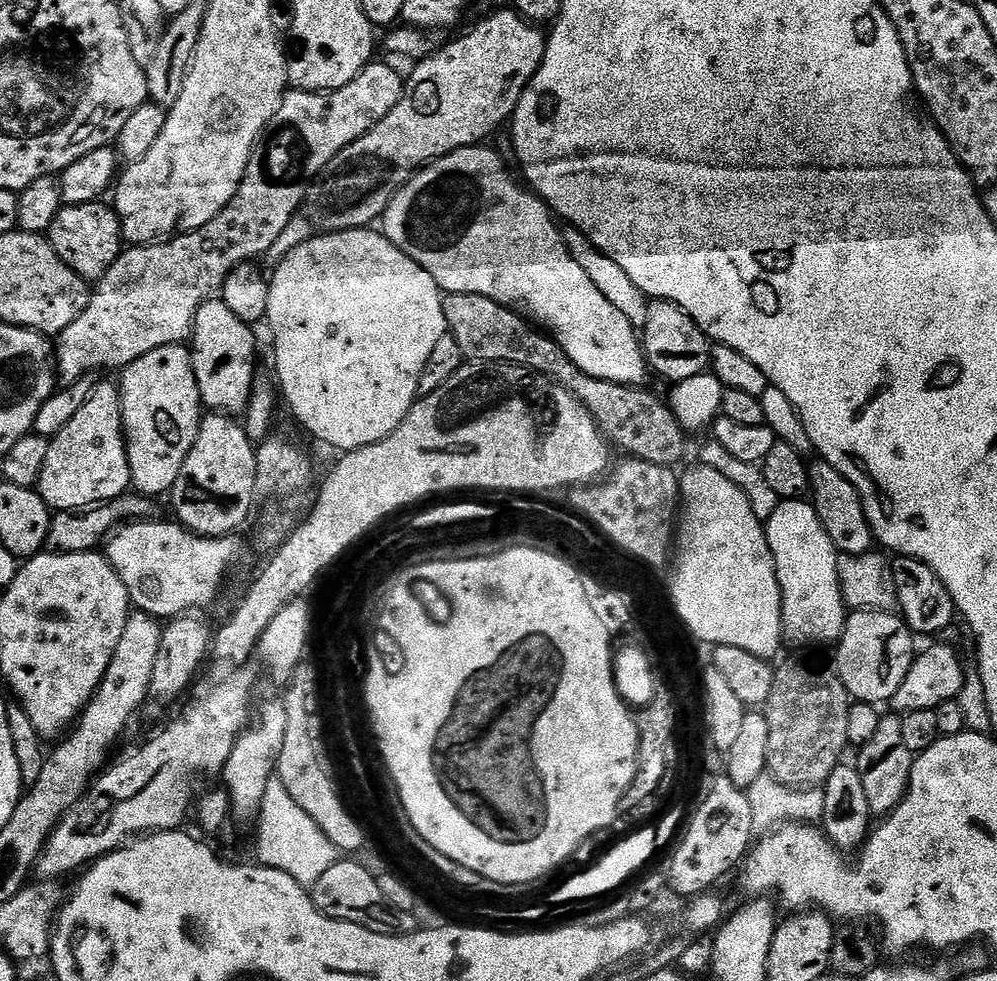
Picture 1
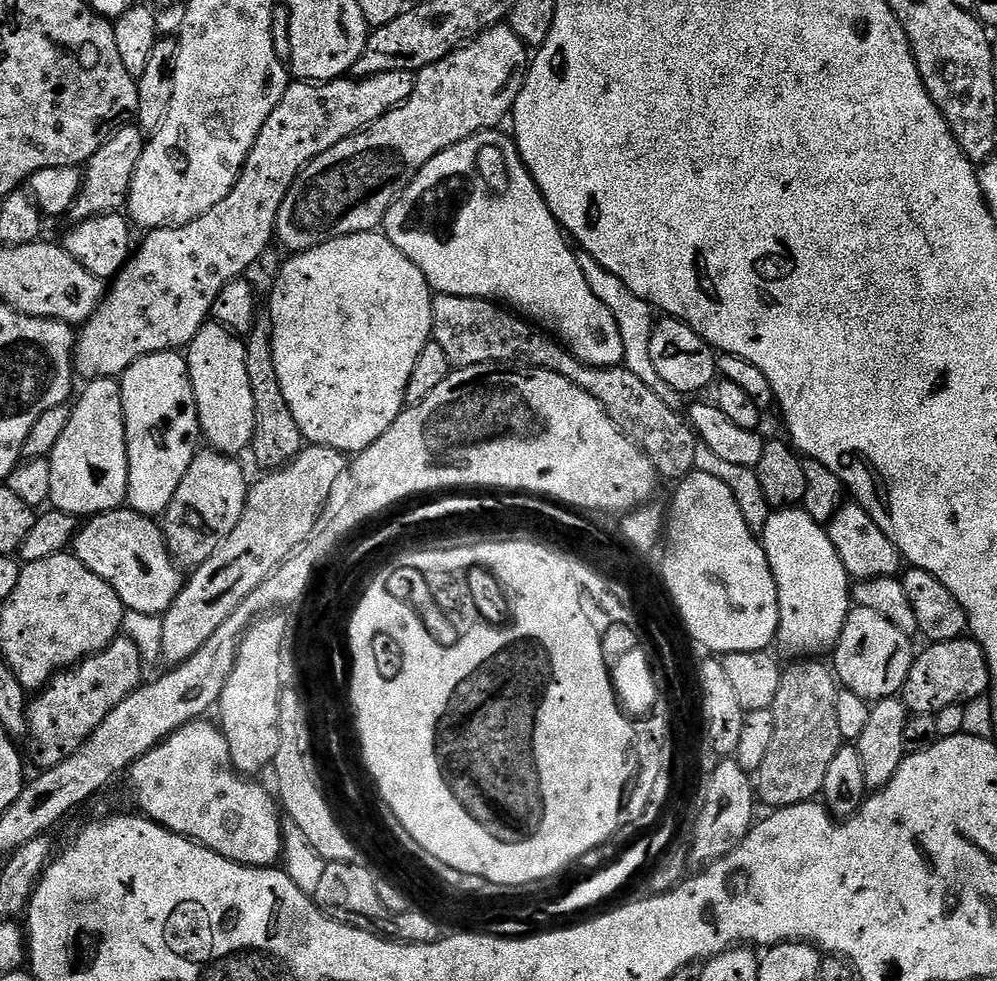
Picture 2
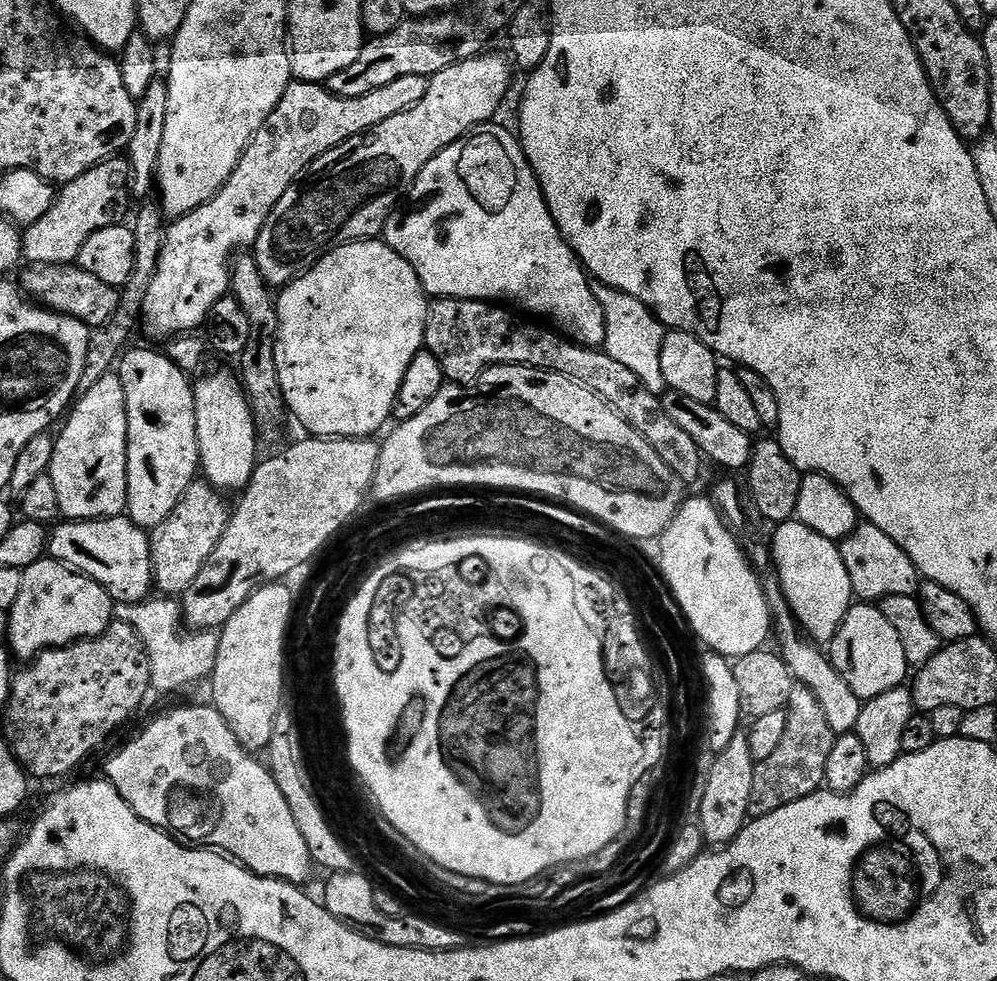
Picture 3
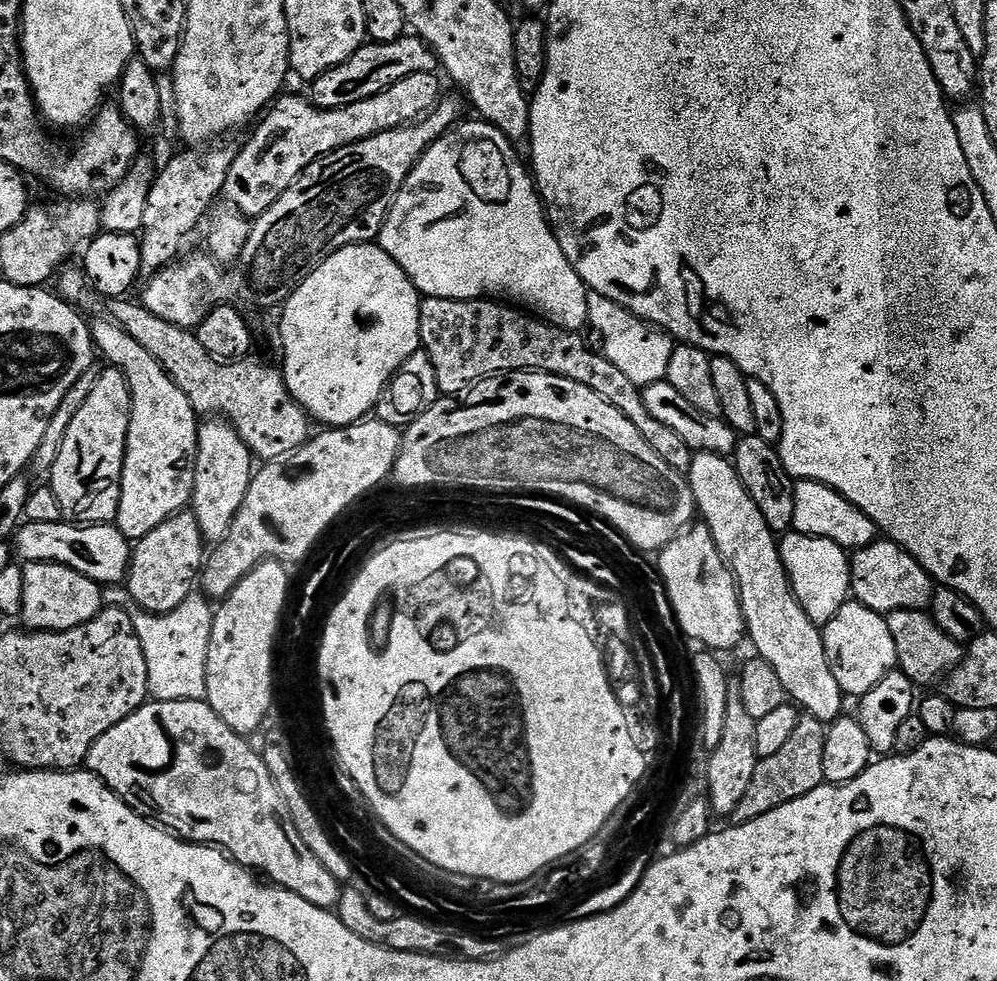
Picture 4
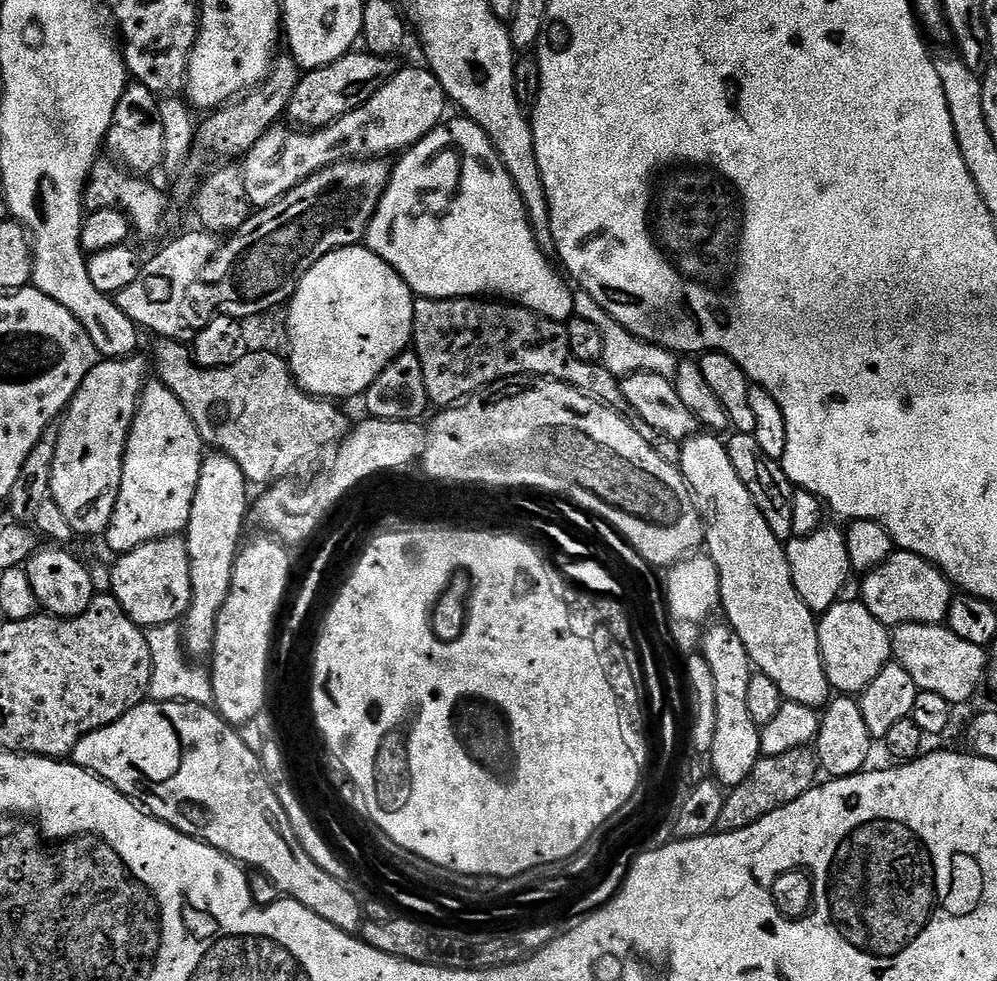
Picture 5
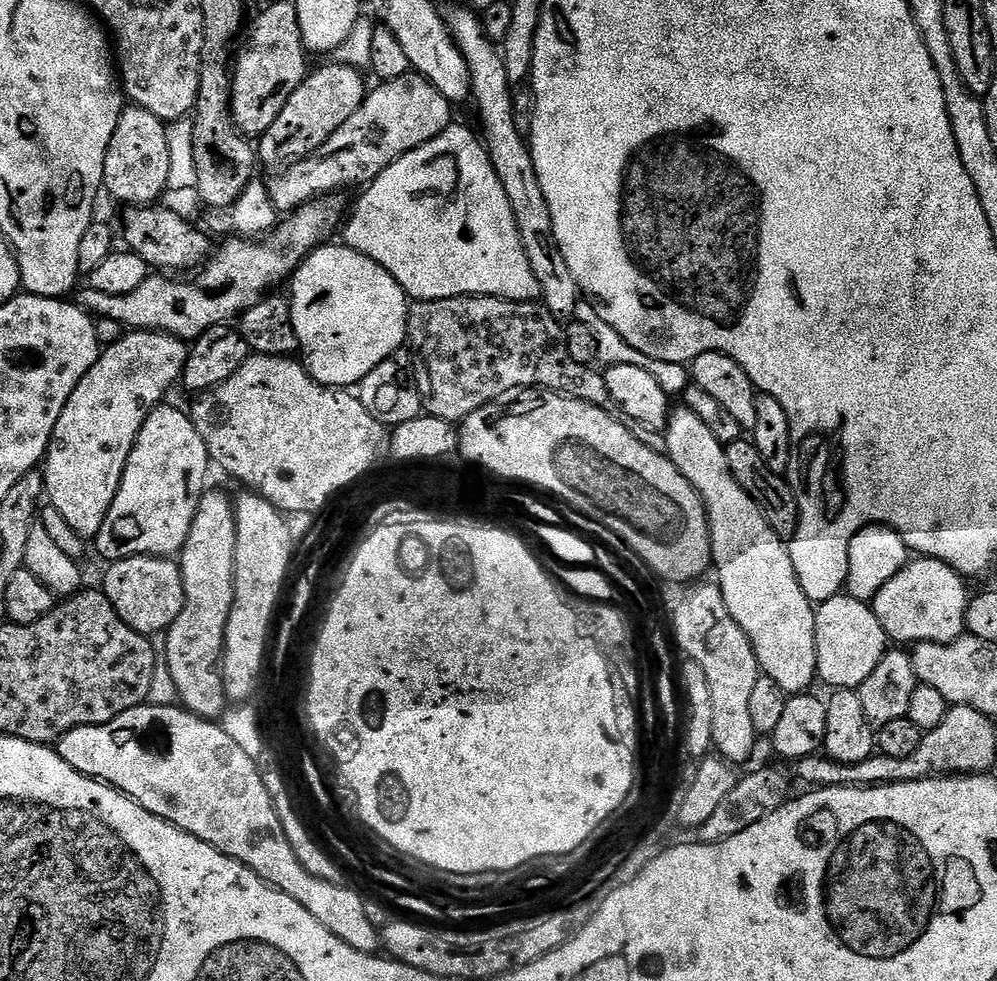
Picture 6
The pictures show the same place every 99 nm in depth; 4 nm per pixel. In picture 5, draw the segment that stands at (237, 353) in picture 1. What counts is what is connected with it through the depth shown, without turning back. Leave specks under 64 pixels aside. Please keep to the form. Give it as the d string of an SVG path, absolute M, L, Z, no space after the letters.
M223 454L205 455L204 465L198 474L198 490L194 494L194 502L190 510L190 522L186 529L188 553L190 554L190 582L192 583L192 601L182 621L183 644L189 657L211 657L212 643L216 633L218 614L226 602L232 589L232 571L236 565L236 558L240 554L244 536L244 520L250 516L250 485L242 474L238 462Z

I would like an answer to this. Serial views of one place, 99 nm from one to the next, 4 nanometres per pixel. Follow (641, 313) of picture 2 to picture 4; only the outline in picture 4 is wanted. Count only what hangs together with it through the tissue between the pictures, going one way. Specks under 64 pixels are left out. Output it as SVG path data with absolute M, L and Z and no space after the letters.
M593 291L588 294L588 322L591 331L600 335L599 347L604 356L614 362L614 366L618 366L618 370L622 370L630 382L642 390L651 384L667 381L670 354L674 347L674 341L667 332L661 332L659 327L638 318L618 302L610 302L610 298L602 298L602 294Z

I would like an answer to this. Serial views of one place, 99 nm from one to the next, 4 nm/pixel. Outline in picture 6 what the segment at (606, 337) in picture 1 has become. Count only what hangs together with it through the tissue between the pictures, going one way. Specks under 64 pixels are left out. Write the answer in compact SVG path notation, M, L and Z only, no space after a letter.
M454 122L446 130L442 130L442 134L438 134L438 138L418 146L418 150L410 150L410 154L398 158L398 162L386 166L386 170L382 170L382 174L378 174L378 178L371 181L361 191L365 192L361 194L360 201L353 208L351 205L350 215L342 228L343 243L349 248L366 254L374 262L378 262L378 266L385 268L396 279L398 286L402 286L404 293L416 302L441 300L455 296L497 296L503 300L513 300L514 302L539 301L541 299L540 283L534 270L530 270L530 258L526 258L526 250L522 246L522 238L518 234L518 226L514 222L514 210L510 210L510 198L506 198L502 178L498 178L498 174L494 174L494 166L490 162L488 149L484 147L483 139L475 131L473 132L466 125Z

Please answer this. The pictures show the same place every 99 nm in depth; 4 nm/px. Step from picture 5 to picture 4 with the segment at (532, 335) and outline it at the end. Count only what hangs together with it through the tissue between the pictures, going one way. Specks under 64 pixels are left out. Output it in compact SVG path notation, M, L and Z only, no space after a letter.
M425 296L420 302L420 347L430 358L430 366L434 366L434 378L438 378L438 390L441 397L459 396L468 391L472 385L480 380L487 380L490 376L498 376L505 372L549 372L562 378L570 378L570 382L578 382L594 394L598 394L606 402L613 404L619 412L626 414L638 434L650 442L650 446L660 455L662 462L666 462L675 472L686 474L692 465L694 455L692 448L670 430L670 426L662 426L658 418L653 418L646 410L642 390L614 362L610 362L603 351L595 347L584 345L583 335L567 332L556 328L553 324L546 324L543 320L516 306L509 306L504 302L497 302L491 298L483 300L451 300L450 298L434 298Z

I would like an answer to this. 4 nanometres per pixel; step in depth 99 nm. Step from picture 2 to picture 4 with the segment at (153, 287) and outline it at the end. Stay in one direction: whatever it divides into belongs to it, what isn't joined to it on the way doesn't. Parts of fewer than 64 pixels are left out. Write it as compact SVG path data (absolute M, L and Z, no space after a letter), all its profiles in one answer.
M423 72L410 74L410 78L402 78L402 82L394 82L394 86L385 88L384 91L374 94L370 98L362 98L362 102L354 102L350 106L341 108L318 108L311 99L300 96L281 95L263 113L262 119L251 129L252 137L236 153L234 162L230 166L230 174L226 174L226 182L222 193L223 199L231 207L237 208L243 216L255 218L261 216L286 190L300 177L315 160L329 156L347 144L370 138L374 134L382 134L386 130L403 128L404 125L413 123L425 116L440 103L440 80L436 72Z

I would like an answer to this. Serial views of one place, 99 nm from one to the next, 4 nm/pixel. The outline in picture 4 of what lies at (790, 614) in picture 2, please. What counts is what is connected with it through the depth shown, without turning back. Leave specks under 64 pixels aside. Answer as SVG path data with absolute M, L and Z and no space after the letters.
M796 531L785 533L779 541L780 557L792 581L792 593L818 626L826 625L838 614L850 596L851 563L845 549L829 539L810 537Z

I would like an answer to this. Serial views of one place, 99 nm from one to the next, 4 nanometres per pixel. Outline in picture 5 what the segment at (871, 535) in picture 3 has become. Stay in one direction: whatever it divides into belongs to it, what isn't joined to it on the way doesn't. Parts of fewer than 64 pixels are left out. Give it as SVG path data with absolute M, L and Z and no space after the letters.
M903 550L893 551L879 565L873 568L863 578L864 585L860 588L859 599L868 607L870 614L878 618L886 626L897 624L944 624L948 619L950 602L954 595L953 585L940 573L926 558L922 558L913 552Z

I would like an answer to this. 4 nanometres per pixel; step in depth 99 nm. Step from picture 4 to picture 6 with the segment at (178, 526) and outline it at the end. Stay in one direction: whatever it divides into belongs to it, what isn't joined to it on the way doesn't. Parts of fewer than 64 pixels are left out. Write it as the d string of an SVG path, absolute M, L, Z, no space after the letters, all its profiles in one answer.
M131 556L125 560L113 560L107 567L108 573L104 576L102 590L106 598L110 598L110 606L118 610L118 618L122 618L126 626L149 638L167 633L169 626L178 618L178 614L182 614L184 605L184 587L179 563L175 559L163 556Z

